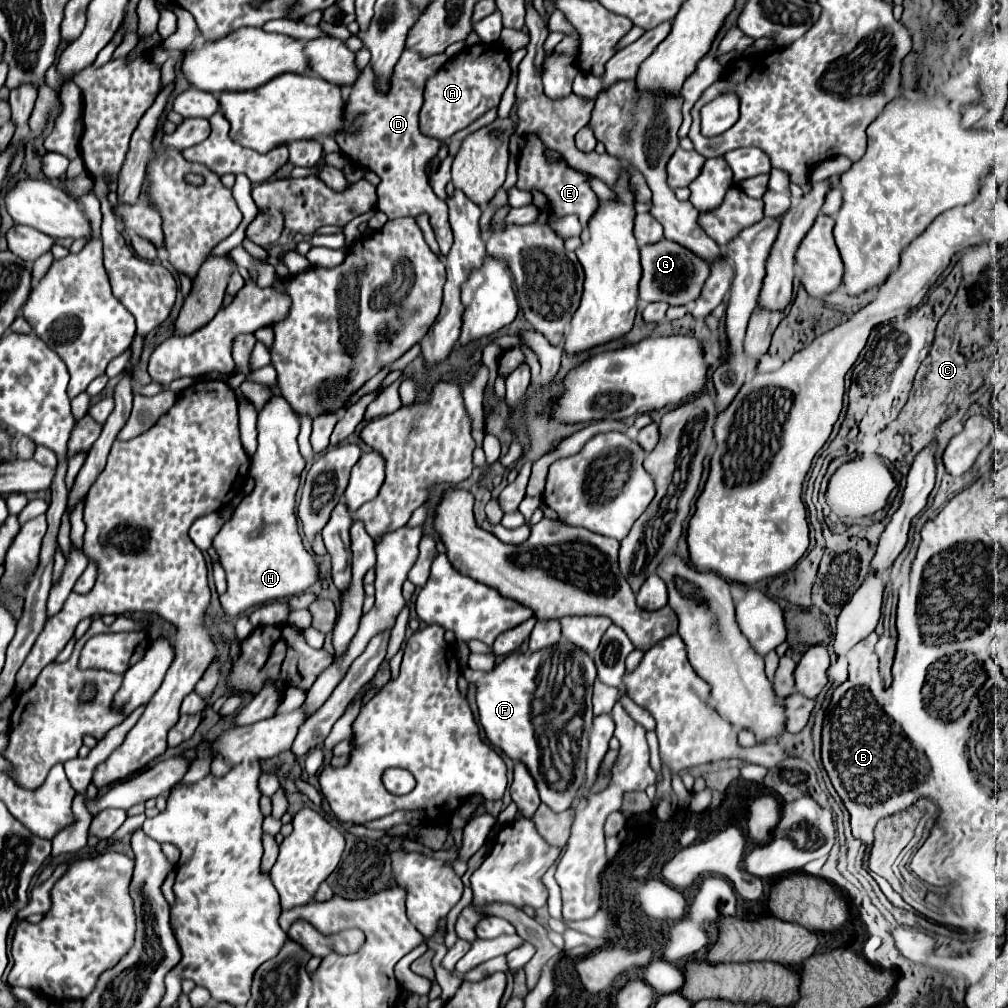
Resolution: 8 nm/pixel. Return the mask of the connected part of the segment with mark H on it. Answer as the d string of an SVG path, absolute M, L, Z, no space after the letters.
M273 395L259 411L257 431L259 447L251 457L255 489L243 497L231 521L213 539L213 547L227 573L227 591L219 597L227 617L241 617L253 607L299 595L317 581L317 563L305 551L295 519L295 493L305 467L297 447L299 417L283 397Z

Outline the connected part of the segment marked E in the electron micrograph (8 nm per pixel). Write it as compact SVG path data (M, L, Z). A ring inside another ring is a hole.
M525 135L525 145L519 151L519 161L517 161L517 187L523 191L539 191L547 197L549 213L555 217L565 217L565 215L577 215L579 223L585 227L587 221L591 221L591 215L599 209L599 197L591 189L591 175L571 167L567 159L549 159L549 149L543 141L539 141L539 135Z

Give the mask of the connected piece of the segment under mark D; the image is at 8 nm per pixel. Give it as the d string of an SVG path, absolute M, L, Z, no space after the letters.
M405 49L399 63L395 65L387 93L379 91L373 77L373 67L369 63L363 69L361 77L357 79L357 83L353 85L353 91L345 107L347 115L361 123L359 135L335 137L341 151L357 167L371 169L381 177L381 183L377 185L377 195L379 195L377 209L383 211L389 219L415 217L416 213L427 213L443 255L447 255L453 245L453 235L447 219L447 203L435 197L425 169L427 163L439 153L441 145L445 145L445 141L425 137L419 131L419 109L423 103L423 87L427 77L431 77L445 61L447 61L445 53L423 59L417 51Z

